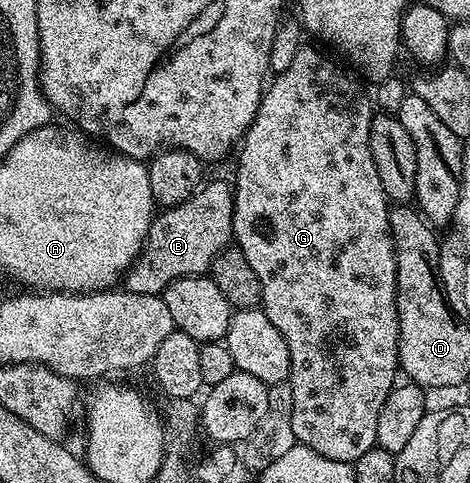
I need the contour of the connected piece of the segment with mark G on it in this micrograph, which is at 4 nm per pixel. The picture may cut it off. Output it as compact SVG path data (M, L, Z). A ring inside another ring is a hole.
M304 44L297 56L293 56L293 64L278 71L274 77L264 89L255 119L243 135L237 150L239 171L236 172L235 178L233 177L233 242L241 252L245 252L245 260L249 260L253 272L257 272L257 280L261 280L263 313L269 316L273 328L277 328L277 332L285 336L285 344L289 344L289 381L293 388L293 436L296 443L308 446L310 450L329 460L353 464L361 456L365 456L365 452L376 449L377 412L381 412L385 396L389 396L391 387L396 385L395 374L397 375L399 370L399 309L395 303L395 245L391 239L389 224L389 199L381 188L381 176L377 176L377 168L369 152L373 106L370 101L367 103L367 98L359 87L360 79L350 78L341 67L334 66L321 51L314 50L311 44Z

